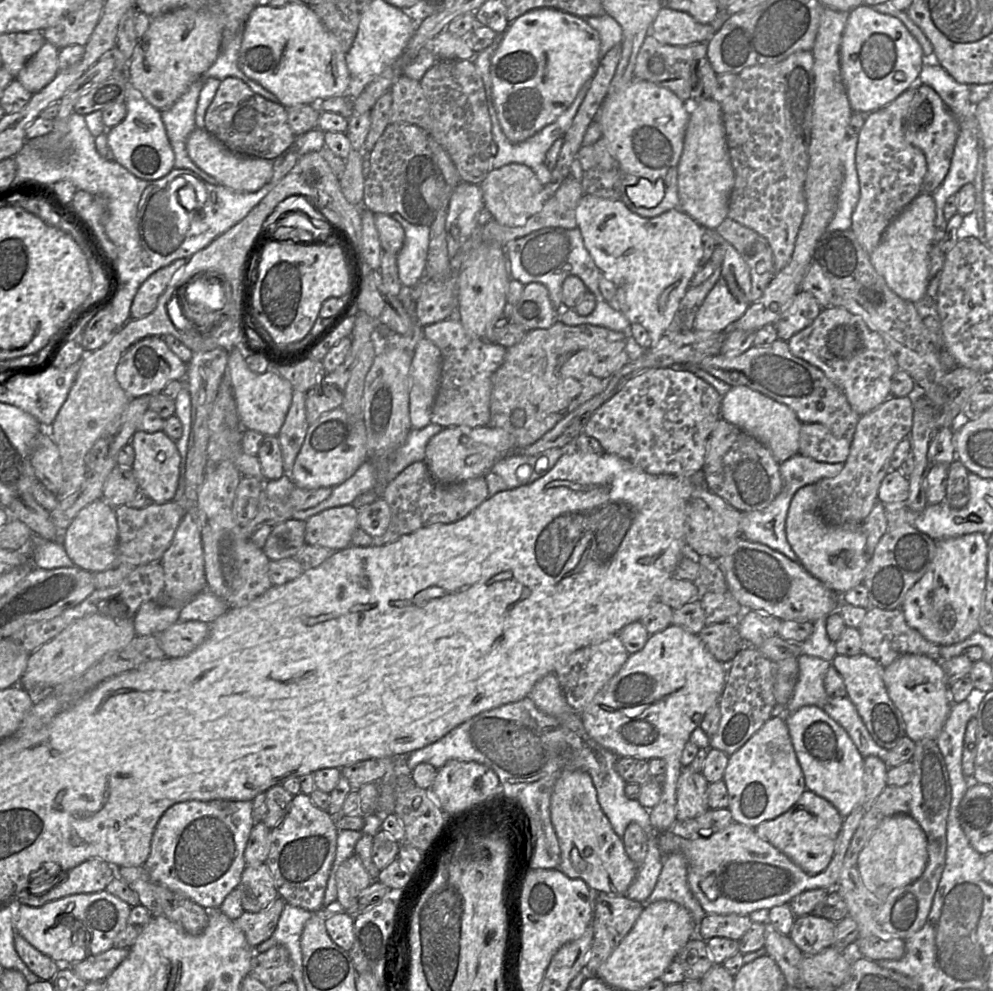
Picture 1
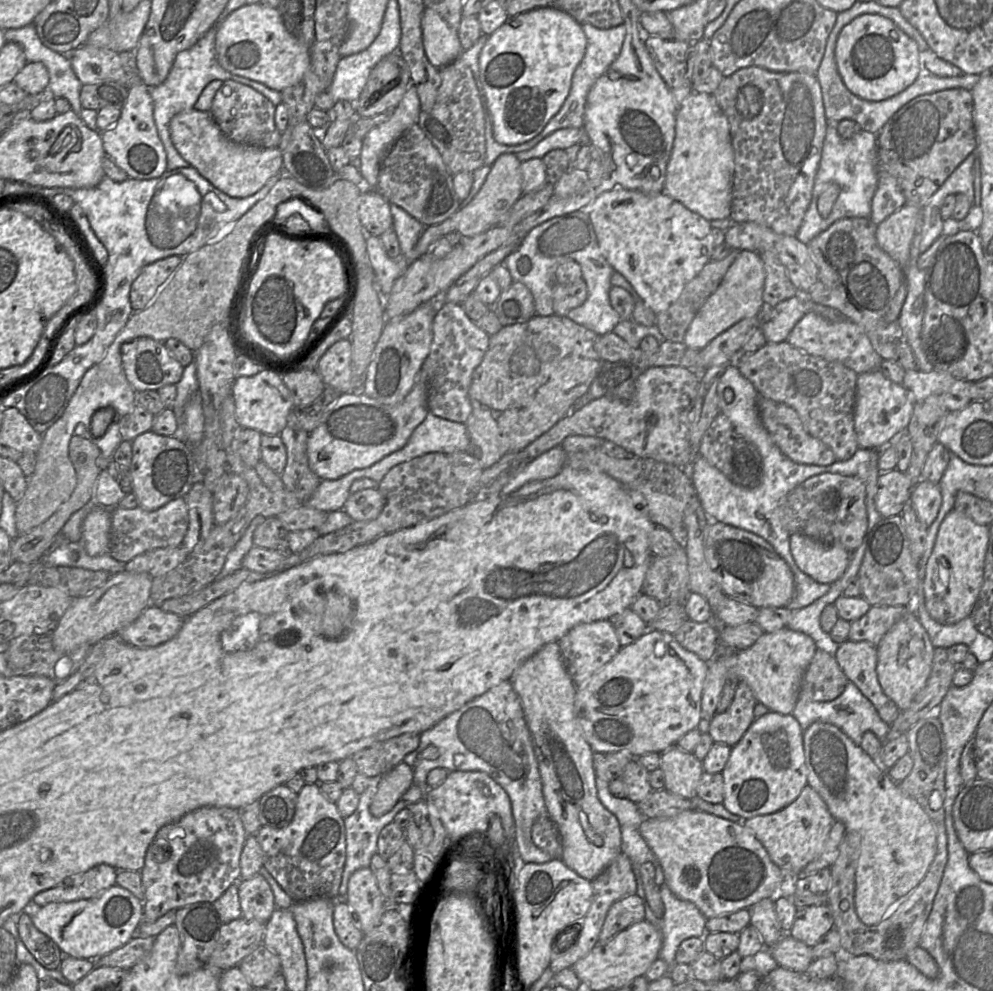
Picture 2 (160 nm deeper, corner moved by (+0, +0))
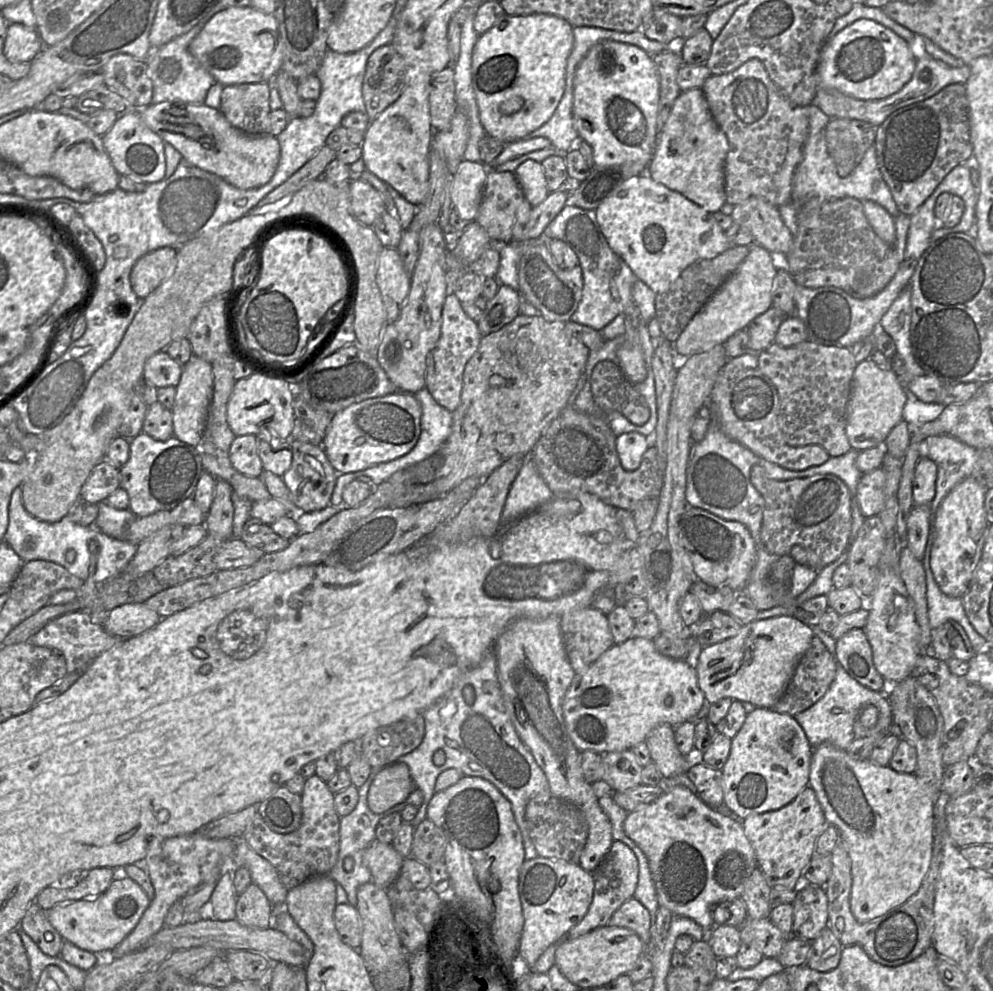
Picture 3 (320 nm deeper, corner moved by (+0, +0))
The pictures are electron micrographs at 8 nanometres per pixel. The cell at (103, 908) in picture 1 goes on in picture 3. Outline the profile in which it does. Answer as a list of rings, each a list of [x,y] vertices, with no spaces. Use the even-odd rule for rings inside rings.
[[[119,874],[100,895],[56,905],[47,911],[47,917],[64,941],[107,958],[136,927],[150,903],[151,900],[136,882]]]

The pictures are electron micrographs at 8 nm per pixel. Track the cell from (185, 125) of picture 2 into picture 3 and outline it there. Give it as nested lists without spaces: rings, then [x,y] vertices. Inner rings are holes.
[[[162,102],[135,110],[139,111],[146,126],[157,133],[164,142],[171,144],[183,159],[204,171],[219,176],[236,188],[248,190],[261,187],[272,179],[277,169],[280,159],[280,145],[277,138],[272,135],[247,134],[235,128],[219,109],[210,108],[205,104]]]

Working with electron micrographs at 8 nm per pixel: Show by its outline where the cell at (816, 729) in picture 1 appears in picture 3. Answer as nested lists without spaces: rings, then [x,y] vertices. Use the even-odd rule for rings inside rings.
[[[830,743],[813,750],[809,785],[816,793],[826,820],[834,825],[851,859],[850,909],[860,923],[868,923],[908,901],[926,877],[933,855],[934,804],[931,788],[915,774],[899,773],[889,765],[878,766],[869,759],[857,760]]]

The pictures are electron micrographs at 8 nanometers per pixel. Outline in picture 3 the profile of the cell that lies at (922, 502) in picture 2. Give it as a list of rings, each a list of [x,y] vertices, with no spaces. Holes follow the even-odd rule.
[[[930,504],[913,506],[907,521],[907,546],[923,560],[930,529]]]

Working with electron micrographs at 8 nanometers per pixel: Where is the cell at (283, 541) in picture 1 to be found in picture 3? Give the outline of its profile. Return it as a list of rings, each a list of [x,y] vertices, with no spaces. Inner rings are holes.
[[[250,518],[244,525],[240,539],[248,546],[261,550],[264,554],[283,550],[290,541],[276,534],[270,525],[254,518]]]

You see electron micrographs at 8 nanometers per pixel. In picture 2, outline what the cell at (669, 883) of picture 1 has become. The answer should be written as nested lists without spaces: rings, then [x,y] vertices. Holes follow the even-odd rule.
[[[638,873],[634,874],[637,883],[636,895],[643,901],[645,920],[655,926],[662,935],[659,958],[672,967],[676,963],[677,949],[684,940],[692,937],[704,938],[707,933],[707,918],[693,903],[674,895],[666,883],[659,887],[664,914],[662,917],[656,917],[649,911],[645,902],[646,895],[643,893],[644,887],[641,885]]]

